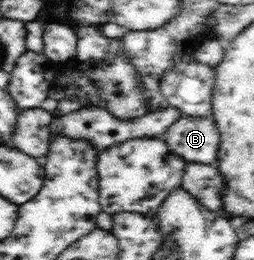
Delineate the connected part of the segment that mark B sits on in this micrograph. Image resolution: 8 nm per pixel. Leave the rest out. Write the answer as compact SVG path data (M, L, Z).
M182 116L156 138L164 140L167 146L186 162L205 164L217 162L219 132L211 116Z

